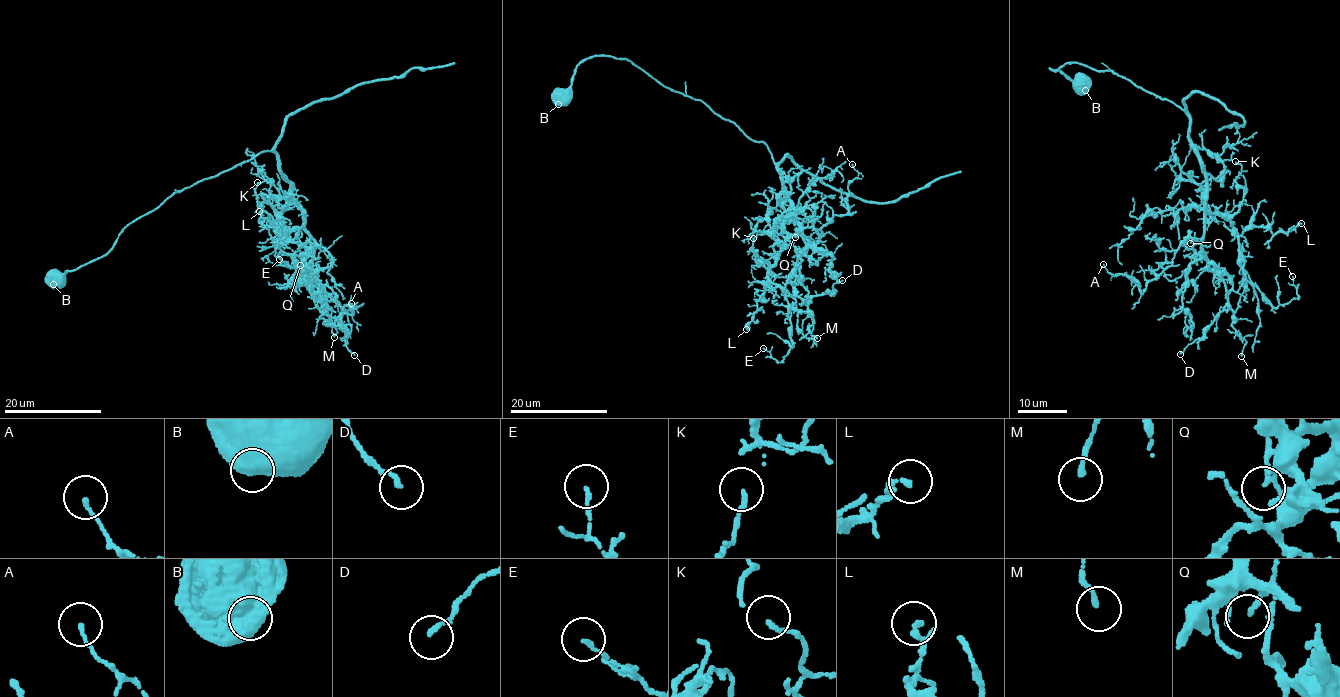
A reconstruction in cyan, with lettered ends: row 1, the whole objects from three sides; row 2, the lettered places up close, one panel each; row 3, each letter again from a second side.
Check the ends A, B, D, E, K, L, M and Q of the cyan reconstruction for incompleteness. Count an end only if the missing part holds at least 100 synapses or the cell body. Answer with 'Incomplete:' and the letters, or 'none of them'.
Incomplete: none of them

